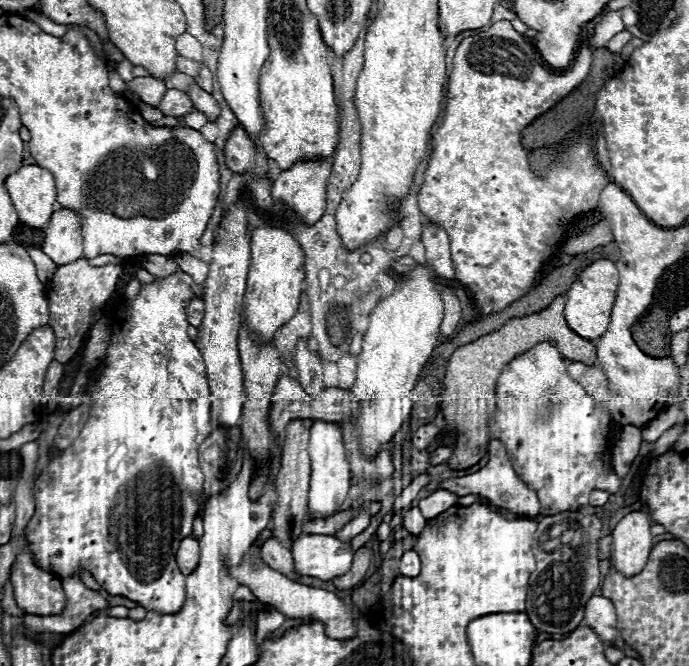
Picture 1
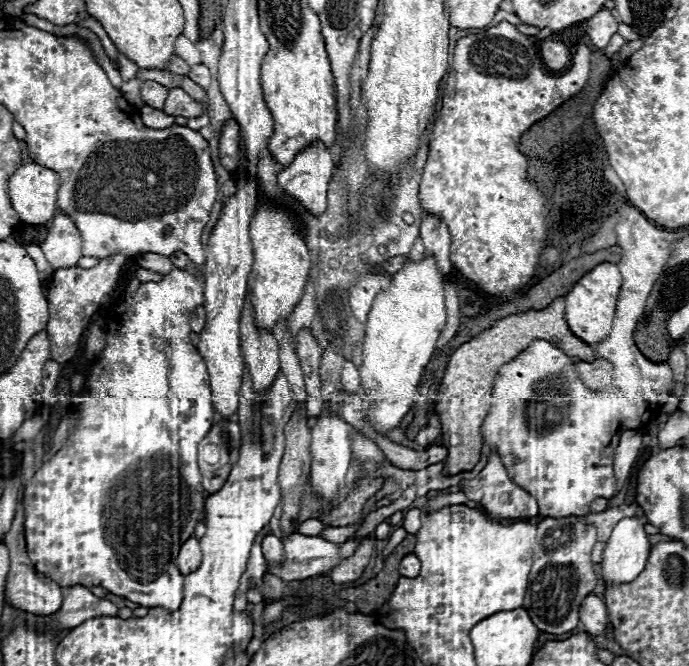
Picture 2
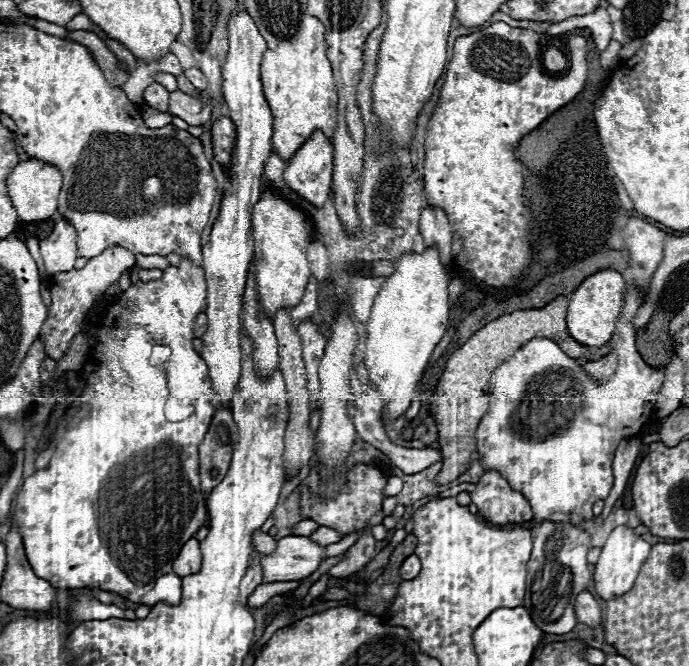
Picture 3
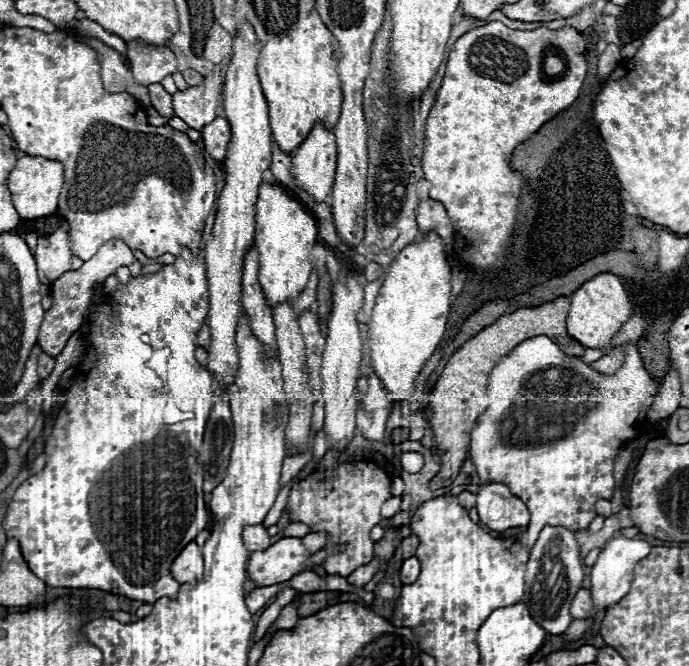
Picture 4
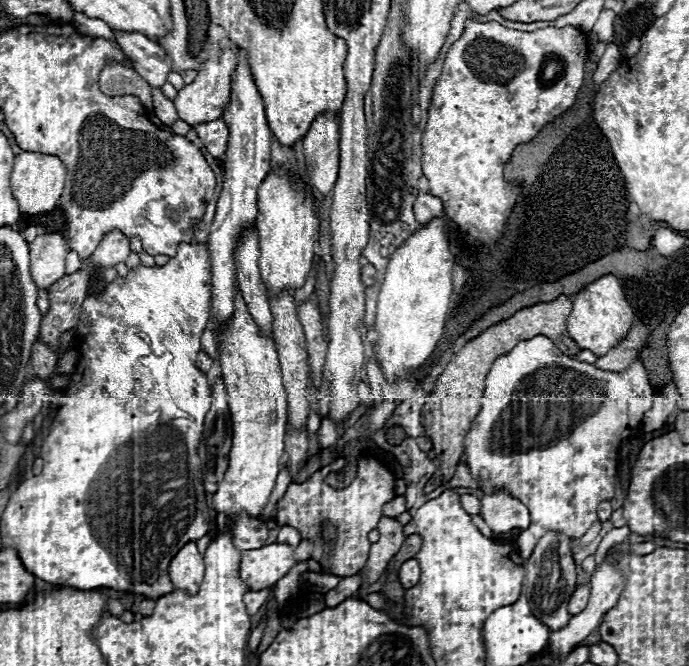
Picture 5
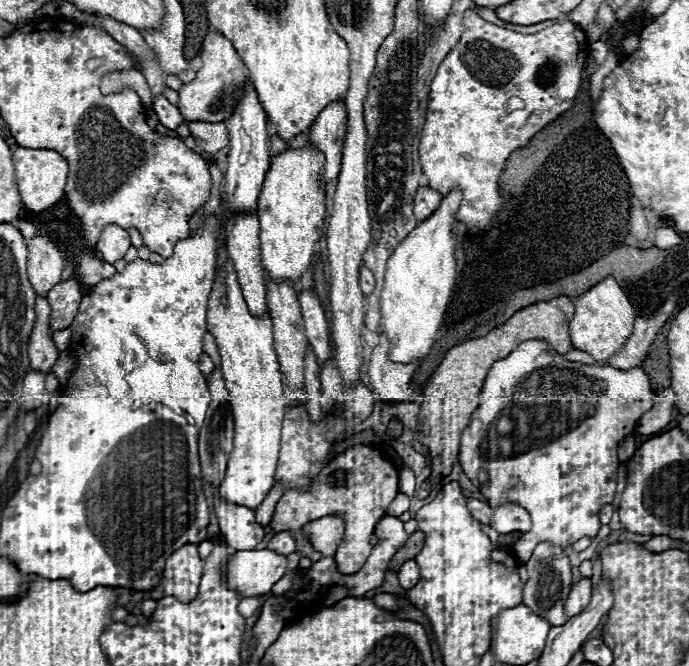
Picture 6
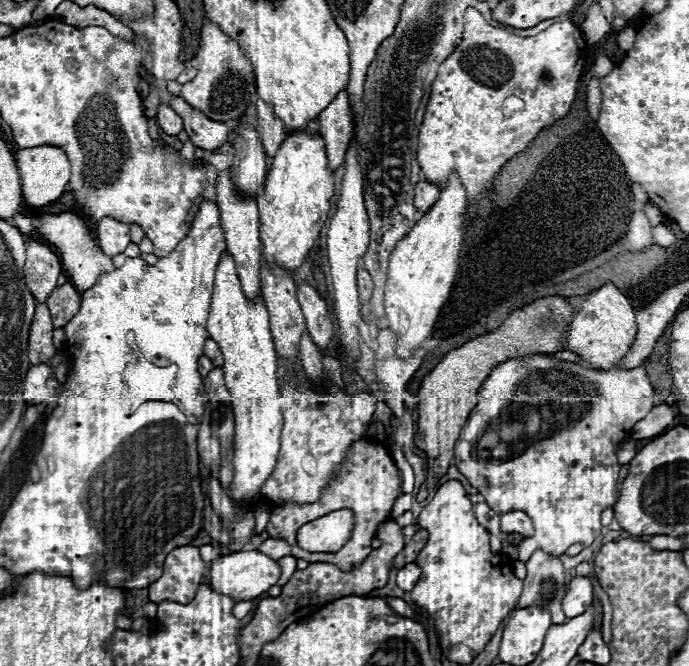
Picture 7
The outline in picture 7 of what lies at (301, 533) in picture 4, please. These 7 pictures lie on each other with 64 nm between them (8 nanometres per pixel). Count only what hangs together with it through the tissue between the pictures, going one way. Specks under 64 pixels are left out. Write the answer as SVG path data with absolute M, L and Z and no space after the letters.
M268 538L260 548L260 552L268 554L270 558L284 558L284 556L290 556L290 544L286 540L274 540L274 538Z

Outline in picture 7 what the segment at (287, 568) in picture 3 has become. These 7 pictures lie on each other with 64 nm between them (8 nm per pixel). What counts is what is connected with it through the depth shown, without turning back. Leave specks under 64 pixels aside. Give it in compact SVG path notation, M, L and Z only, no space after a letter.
M258 550L232 552L232 554L222 556L222 558L212 562L206 578L208 578L208 584L216 592L232 596L236 602L240 602L240 600L258 598L260 594L268 592L268 588L272 588L278 582L278 578L280 578L280 566L278 566L276 560L272 560L270 556L266 556L266 554L258 552Z

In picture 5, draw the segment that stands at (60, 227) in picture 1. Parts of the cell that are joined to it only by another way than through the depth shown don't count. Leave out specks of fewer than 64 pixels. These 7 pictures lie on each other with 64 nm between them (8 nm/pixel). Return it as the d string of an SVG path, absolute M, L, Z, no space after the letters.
M60 232L42 234L30 244L32 278L38 288L48 288L66 272L66 240Z

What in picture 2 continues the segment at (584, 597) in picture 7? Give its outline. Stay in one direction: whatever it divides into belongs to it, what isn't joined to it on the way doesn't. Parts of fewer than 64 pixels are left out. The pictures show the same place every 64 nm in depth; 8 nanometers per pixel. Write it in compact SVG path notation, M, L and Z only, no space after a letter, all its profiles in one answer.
M590 594L588 598L584 598L584 602L580 606L580 622L584 624L584 630L588 630L594 636L606 634L610 616L608 616L608 608L600 596Z

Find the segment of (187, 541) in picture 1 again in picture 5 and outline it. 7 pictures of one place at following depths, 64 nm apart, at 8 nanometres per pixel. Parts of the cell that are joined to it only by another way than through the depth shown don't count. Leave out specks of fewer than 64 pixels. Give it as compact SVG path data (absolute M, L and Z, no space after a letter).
M194 542L184 546L174 556L174 560L170 562L168 574L170 574L170 580L176 590L182 588L188 594L196 594L196 590L200 588L200 582L204 578L204 562L202 562L202 554L196 550Z

